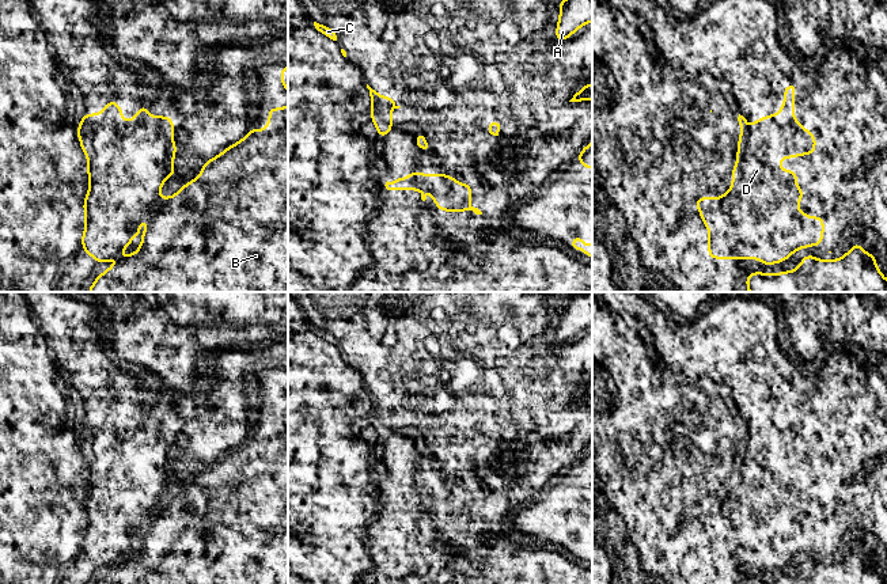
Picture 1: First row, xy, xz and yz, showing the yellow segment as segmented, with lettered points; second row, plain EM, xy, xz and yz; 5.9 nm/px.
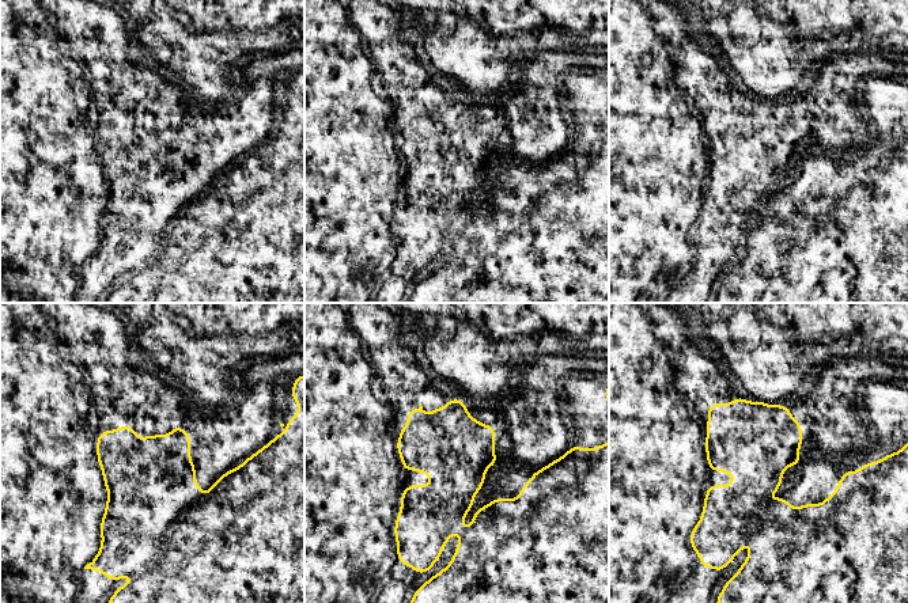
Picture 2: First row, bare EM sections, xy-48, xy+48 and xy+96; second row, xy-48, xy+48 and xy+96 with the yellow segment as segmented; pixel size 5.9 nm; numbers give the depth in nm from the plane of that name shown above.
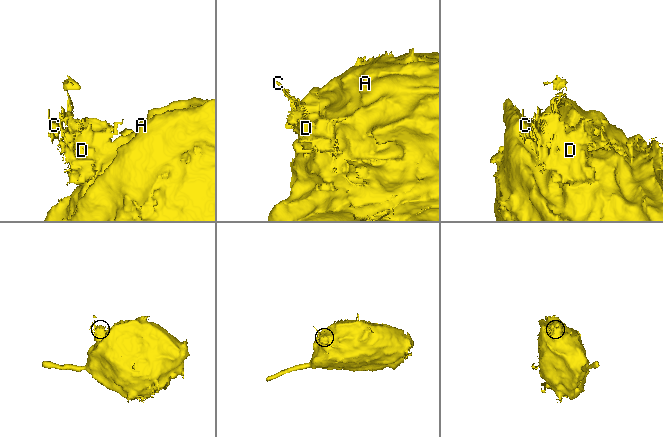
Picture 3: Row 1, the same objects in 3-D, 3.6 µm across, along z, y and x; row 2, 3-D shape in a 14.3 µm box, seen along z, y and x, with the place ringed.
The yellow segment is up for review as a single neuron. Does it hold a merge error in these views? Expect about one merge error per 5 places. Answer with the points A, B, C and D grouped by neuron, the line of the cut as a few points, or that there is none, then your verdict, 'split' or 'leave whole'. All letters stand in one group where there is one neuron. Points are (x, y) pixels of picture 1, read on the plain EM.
groups A B C D; cut none; leave whole

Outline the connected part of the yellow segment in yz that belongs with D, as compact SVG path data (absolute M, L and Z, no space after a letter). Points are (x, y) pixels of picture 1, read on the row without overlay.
M795 391L784 397L782 412L777 418L762 420L750 432L739 418L740 440L736 467L732 470L732 489L721 501L695 501L694 511L708 532L709 564L759 564L774 569L791 562L803 551L825 550L825 522L807 520L797 513L805 494L797 492L797 475L781 474L782 462L816 458L816 440L795 424Z

